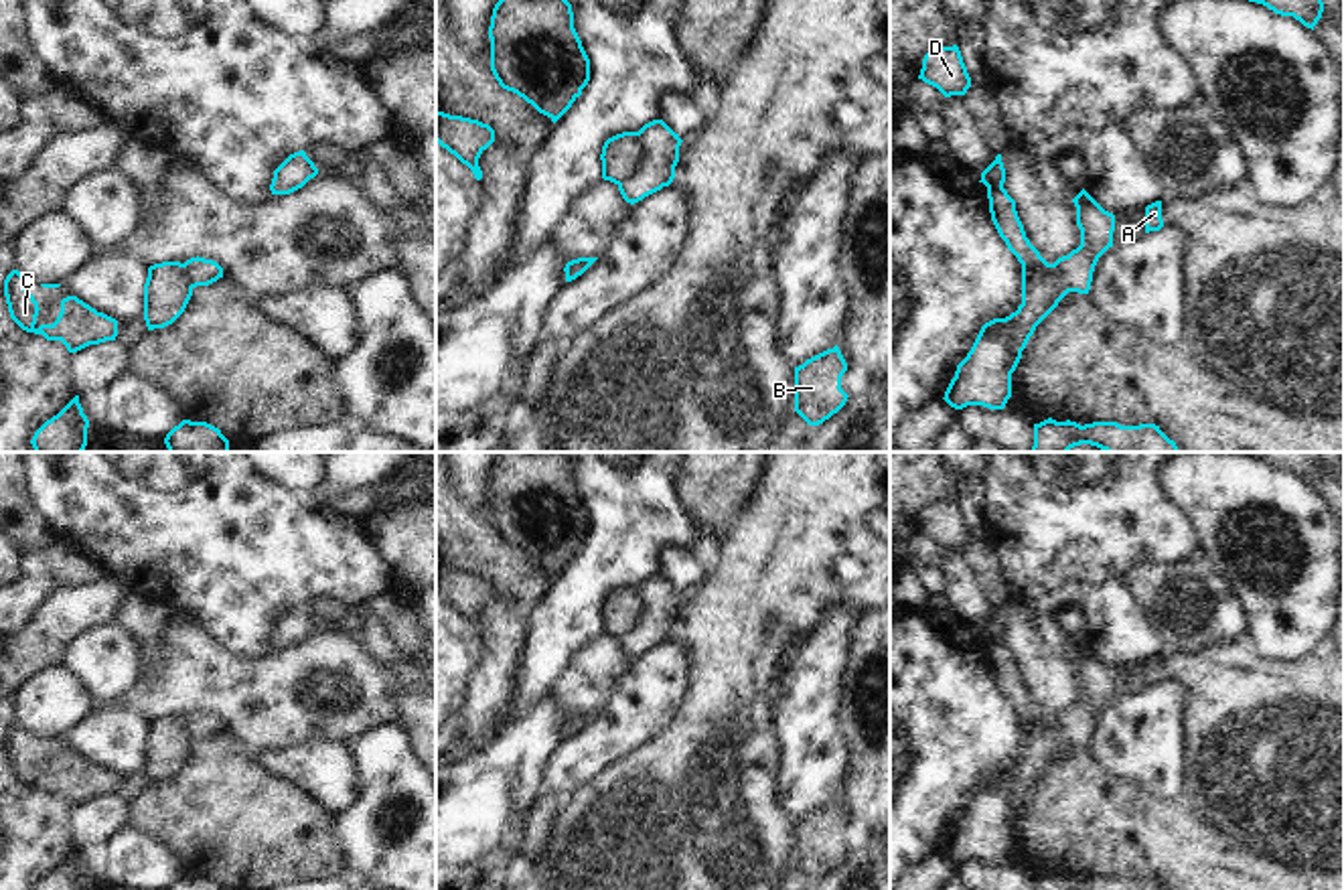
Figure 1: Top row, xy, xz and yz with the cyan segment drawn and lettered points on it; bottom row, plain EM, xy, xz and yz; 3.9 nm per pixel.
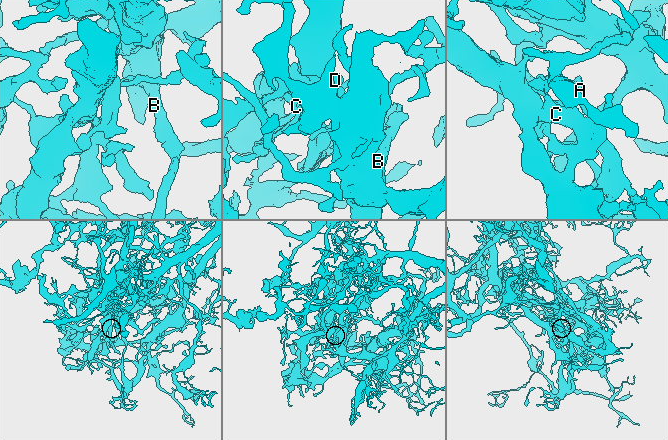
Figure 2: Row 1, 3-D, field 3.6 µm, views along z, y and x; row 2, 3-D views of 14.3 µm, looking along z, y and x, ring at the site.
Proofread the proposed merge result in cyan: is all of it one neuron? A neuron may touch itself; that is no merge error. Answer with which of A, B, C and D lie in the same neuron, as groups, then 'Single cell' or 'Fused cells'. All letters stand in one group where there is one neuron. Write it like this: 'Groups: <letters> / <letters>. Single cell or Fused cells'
Groups: A / B C D. Fused cells.

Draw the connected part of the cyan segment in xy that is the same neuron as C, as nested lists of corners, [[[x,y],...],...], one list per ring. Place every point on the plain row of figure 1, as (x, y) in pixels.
[[[12,724],[4,734],[4,750],[10,772],[26,787],[43,789],[47,795],[61,795],[69,807],[77,807],[89,799],[116,795],[118,774],[97,766],[77,750],[61,754],[61,766],[53,778],[36,778],[39,756],[26,744],[30,732]]]

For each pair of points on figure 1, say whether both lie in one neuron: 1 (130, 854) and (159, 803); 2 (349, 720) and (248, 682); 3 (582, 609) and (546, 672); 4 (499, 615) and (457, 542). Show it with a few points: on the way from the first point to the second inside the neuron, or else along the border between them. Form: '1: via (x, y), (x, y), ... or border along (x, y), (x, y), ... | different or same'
1: border along (126, 824), (155, 836), (179, 864) | different
2: via (325, 712), (294, 700), (272, 700) | same
3: via (566, 623), (552, 639), (546, 655) | same
4: border along (495, 584), (503, 586), (528, 609) | different

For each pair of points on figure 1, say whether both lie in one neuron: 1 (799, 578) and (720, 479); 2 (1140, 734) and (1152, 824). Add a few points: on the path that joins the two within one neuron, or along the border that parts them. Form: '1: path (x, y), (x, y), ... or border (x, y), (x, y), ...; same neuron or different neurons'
1: border (751, 493), (720, 544); different neurons
2: border (1105, 771), (1156, 797), (1180, 799); different neurons

